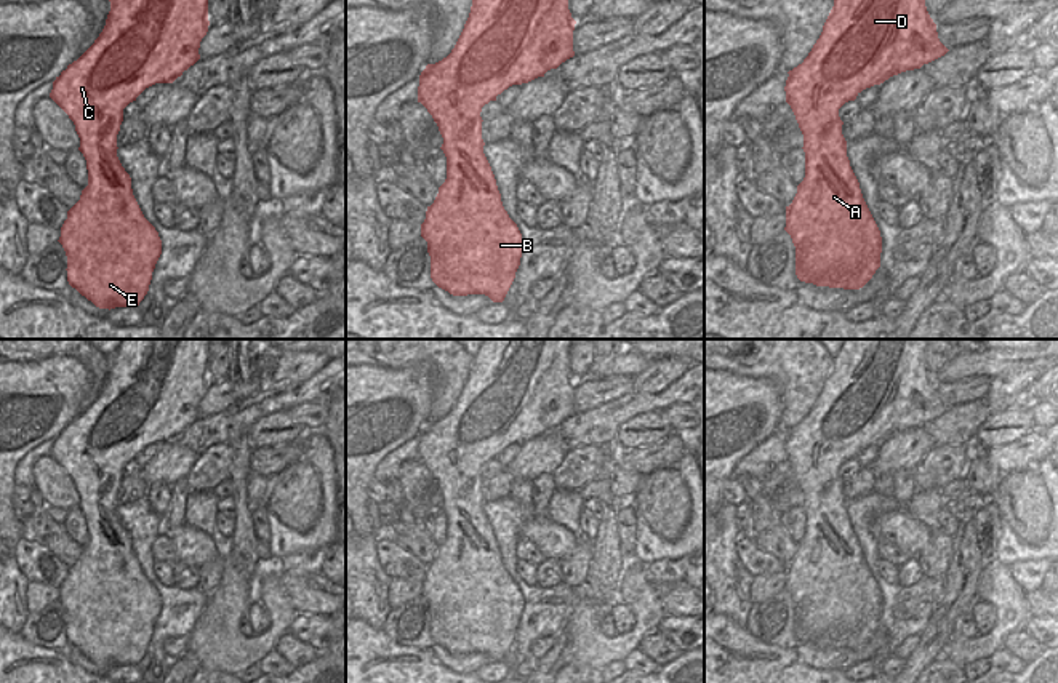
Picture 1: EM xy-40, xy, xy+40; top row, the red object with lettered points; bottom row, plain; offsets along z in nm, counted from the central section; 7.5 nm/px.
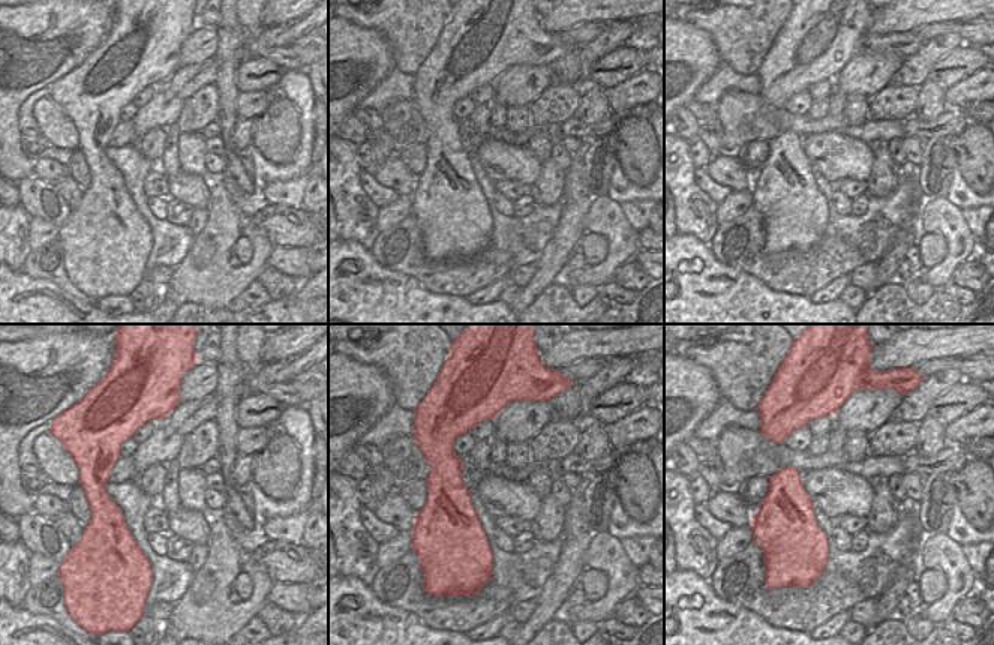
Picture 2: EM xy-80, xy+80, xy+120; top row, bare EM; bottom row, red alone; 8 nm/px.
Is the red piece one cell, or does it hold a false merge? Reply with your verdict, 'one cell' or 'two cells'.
one cell

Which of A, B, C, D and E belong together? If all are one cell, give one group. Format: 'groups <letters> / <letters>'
groups A B C D E

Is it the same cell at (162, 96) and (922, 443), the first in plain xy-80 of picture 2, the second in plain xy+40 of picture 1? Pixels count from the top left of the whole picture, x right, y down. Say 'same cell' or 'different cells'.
same cell

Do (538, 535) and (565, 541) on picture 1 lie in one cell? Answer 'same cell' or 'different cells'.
same cell

